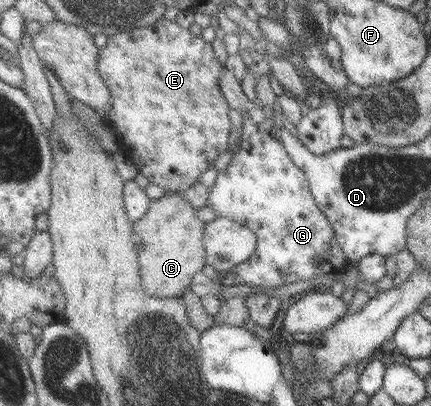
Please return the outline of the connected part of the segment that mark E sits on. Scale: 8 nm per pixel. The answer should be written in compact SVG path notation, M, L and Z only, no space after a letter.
M164 18L149 27L109 37L108 43L99 52L100 73L114 97L106 119L119 133L127 159L150 179L150 183L166 188L168 193L183 193L198 183L202 174L214 166L220 154L232 146L232 108L220 88L220 77L225 67L216 55L212 43L206 43L180 23Z

